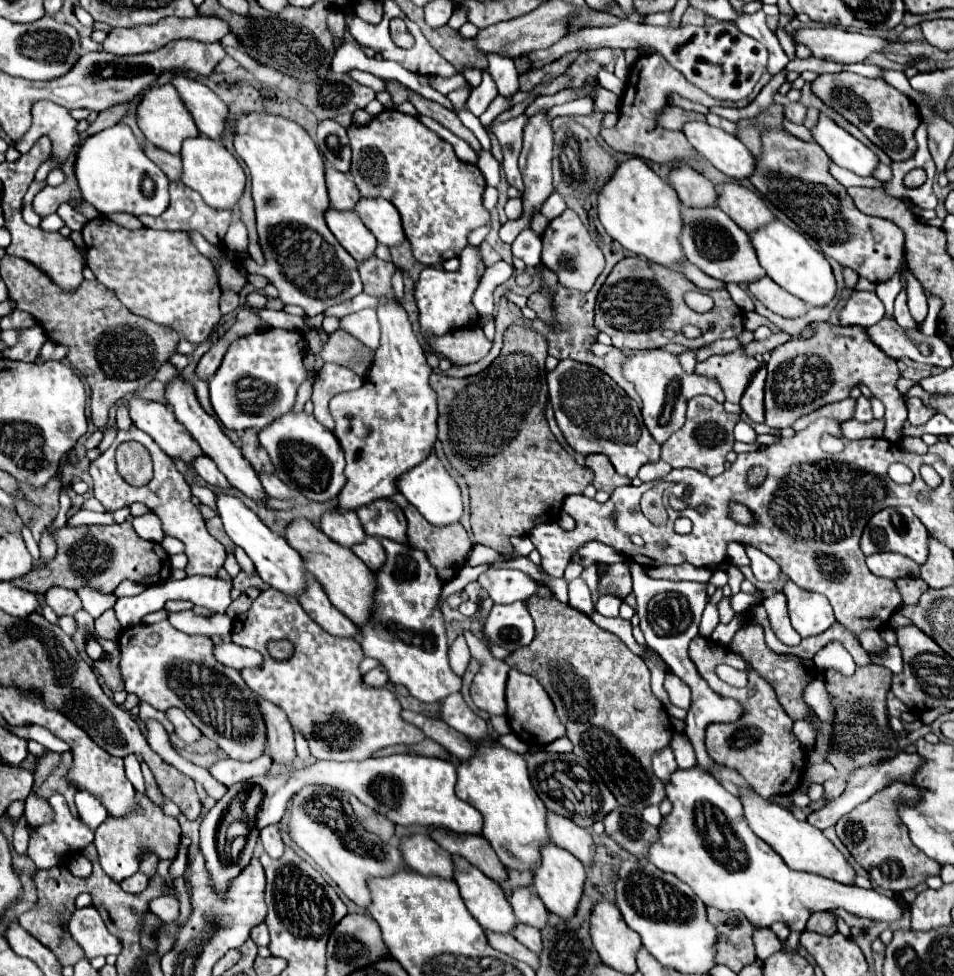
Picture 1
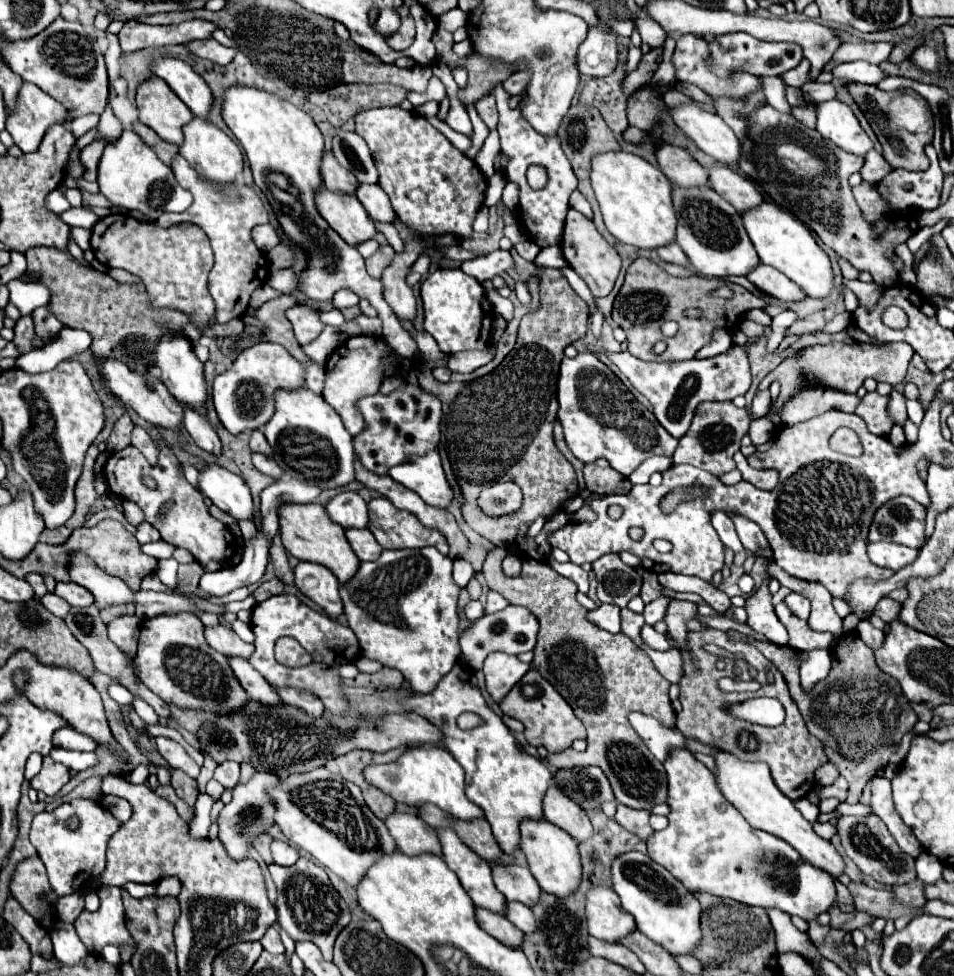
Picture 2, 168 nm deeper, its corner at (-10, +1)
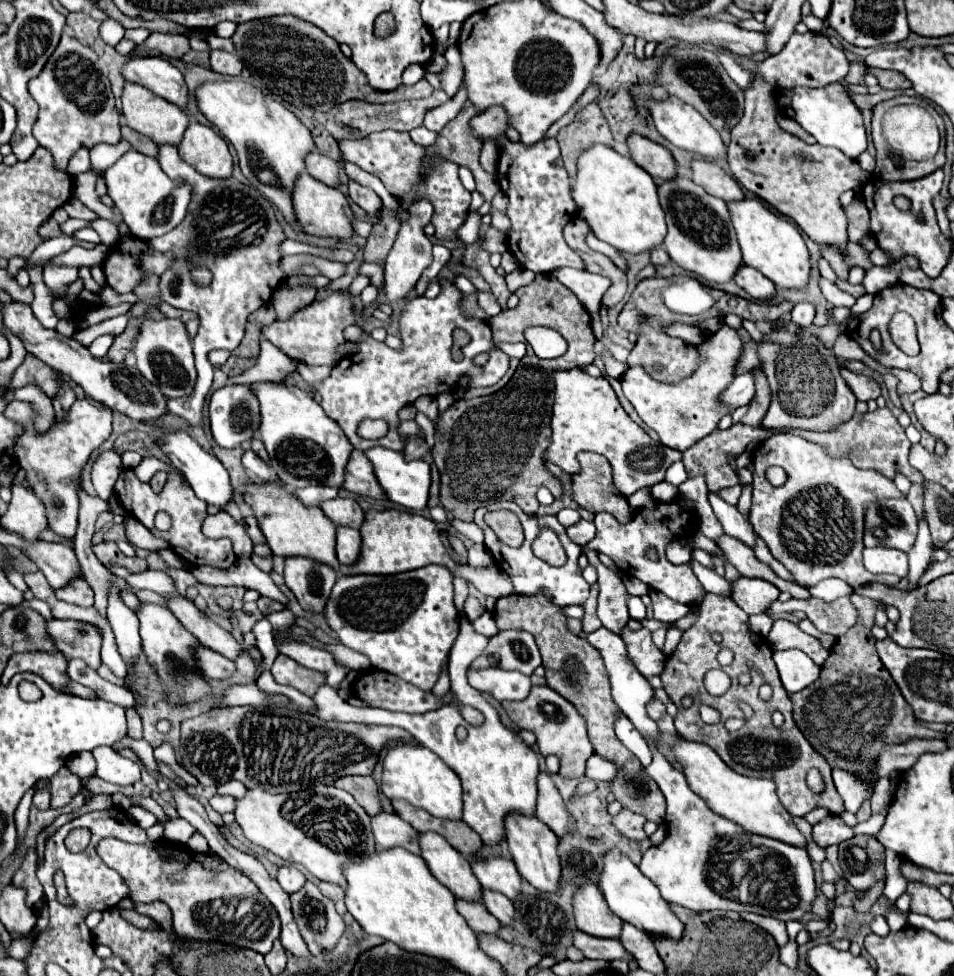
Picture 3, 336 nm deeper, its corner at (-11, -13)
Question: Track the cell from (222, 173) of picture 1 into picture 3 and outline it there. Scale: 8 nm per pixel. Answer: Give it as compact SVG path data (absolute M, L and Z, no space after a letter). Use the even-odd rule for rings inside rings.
M199 122L187 126L177 150L187 164L209 178L229 178L233 172L233 158L227 142L213 128Z

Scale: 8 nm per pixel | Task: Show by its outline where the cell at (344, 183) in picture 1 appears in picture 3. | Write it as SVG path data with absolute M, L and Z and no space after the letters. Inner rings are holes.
M313 150L305 156L305 168L311 176L321 180L323 184L333 186L333 188L339 186L339 164L335 160L331 160L329 156Z

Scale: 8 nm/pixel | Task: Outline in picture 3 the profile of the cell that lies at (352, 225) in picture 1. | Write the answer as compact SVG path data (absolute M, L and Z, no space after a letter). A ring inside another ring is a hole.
M301 172L301 176L297 176L297 180L293 184L293 196L291 198L293 198L293 208L295 208L295 218L307 234L331 236L337 240L349 240L351 238L353 212L347 204L347 198L341 194L341 190L331 188L331 186L315 180L307 172Z

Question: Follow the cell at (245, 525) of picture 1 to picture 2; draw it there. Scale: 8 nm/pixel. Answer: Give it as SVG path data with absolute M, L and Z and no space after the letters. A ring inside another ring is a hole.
M208 464L200 472L200 490L204 496L212 500L212 504L228 512L238 522L240 520L254 522L252 494L240 476L216 464Z

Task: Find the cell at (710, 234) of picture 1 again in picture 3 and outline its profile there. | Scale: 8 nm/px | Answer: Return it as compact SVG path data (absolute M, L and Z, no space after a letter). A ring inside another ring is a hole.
M683 176L661 182L657 192L667 216L669 232L663 244L671 260L707 282L729 282L741 266L741 248L737 244L727 204L721 198L707 194L701 186Z

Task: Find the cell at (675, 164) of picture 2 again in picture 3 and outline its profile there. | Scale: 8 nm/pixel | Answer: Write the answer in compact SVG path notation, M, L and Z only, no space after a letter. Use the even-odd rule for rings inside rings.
M635 134L635 136L627 138L627 146L629 146L631 160L637 166L641 166L645 172L649 172L653 178L671 180L677 176L675 160L673 160L671 152L667 148L663 148L661 144L655 144L655 142L647 140L645 136Z

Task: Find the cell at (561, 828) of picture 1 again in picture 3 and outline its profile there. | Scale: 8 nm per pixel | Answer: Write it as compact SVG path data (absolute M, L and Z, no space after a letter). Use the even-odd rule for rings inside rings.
M541 772L537 776L537 786L539 786L539 798L537 798L535 816L541 822L545 822L557 836L571 834L575 830L575 822L571 820L571 814L567 812L563 798L555 788L551 776L547 772Z

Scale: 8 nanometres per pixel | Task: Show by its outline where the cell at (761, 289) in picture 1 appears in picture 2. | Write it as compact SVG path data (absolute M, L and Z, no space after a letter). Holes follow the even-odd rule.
M760 264L758 268L754 268L746 278L764 294L778 298L782 302L800 302L806 298L806 294L790 278L786 278L782 272L766 264Z

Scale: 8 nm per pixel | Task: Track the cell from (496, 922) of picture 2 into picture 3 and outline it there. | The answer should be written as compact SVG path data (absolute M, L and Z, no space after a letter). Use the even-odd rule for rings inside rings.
M457 898L455 900L455 908L467 920L467 924L471 926L473 932L495 934L501 928L499 920L495 920L495 916L491 916L487 912L487 908L483 904L479 904L479 902L467 902L467 900Z

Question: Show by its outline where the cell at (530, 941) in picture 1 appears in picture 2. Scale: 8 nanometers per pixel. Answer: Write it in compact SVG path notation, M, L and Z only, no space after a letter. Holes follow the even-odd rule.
M508 902L506 918L508 918L516 928L520 928L520 930L526 932L526 934L532 934L532 932L538 930L534 912L532 912L528 906L520 904L520 902Z

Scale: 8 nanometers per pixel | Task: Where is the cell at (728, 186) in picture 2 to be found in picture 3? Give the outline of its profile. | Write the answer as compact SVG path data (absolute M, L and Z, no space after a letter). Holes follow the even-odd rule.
M693 160L691 162L691 180L695 184L699 184L701 188L705 188L705 192L709 192L711 196L717 196L725 202L731 200L743 200L743 192L737 184L735 178L731 178L723 168L719 168L715 162L707 162L707 160Z

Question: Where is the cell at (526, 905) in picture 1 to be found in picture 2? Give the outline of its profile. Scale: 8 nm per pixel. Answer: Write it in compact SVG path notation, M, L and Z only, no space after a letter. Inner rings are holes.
M496 864L496 866L492 866L492 872L494 872L494 882L496 882L498 890L502 890L502 894L508 900L522 902L528 908L538 904L542 890L526 866Z

